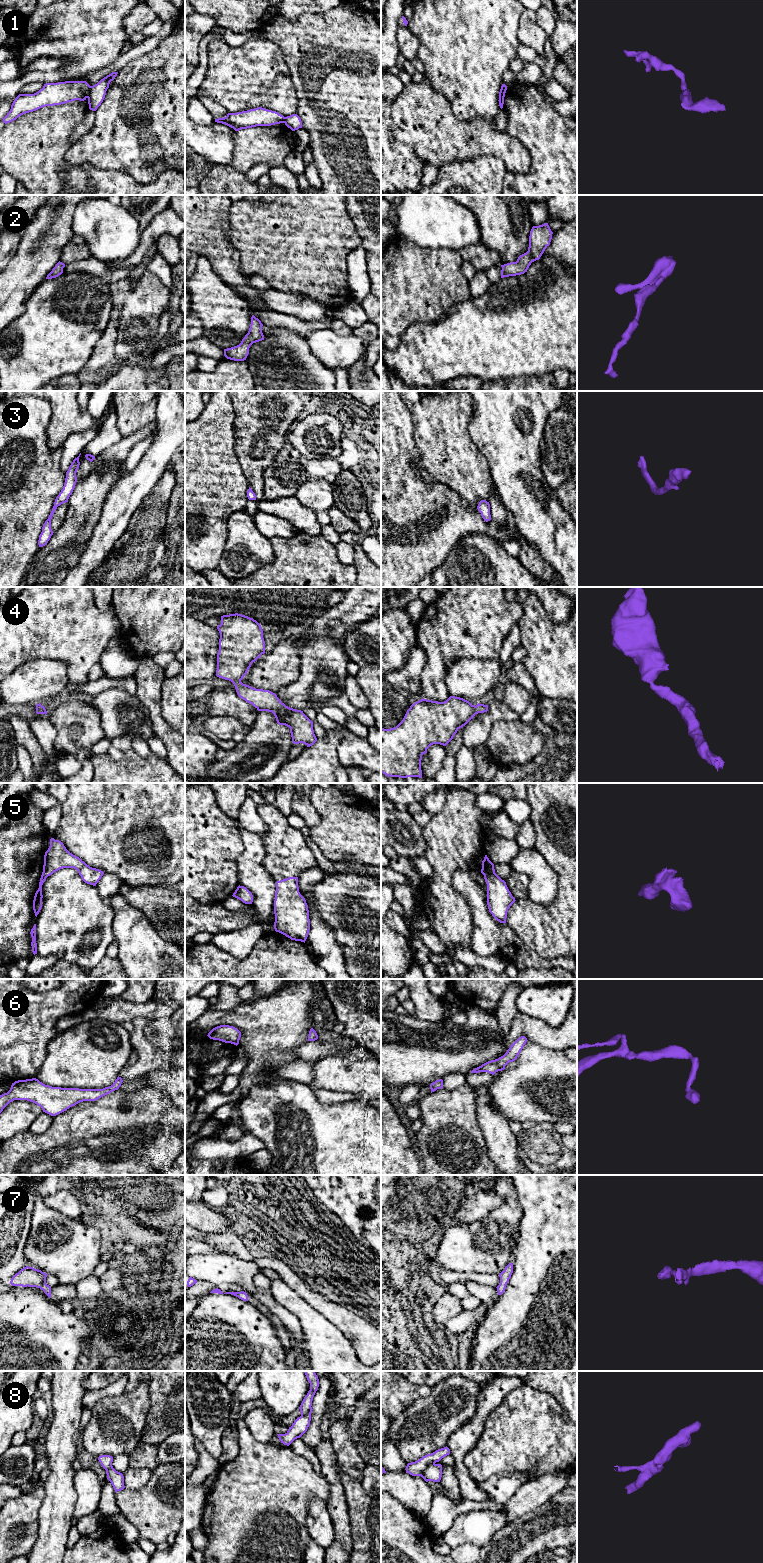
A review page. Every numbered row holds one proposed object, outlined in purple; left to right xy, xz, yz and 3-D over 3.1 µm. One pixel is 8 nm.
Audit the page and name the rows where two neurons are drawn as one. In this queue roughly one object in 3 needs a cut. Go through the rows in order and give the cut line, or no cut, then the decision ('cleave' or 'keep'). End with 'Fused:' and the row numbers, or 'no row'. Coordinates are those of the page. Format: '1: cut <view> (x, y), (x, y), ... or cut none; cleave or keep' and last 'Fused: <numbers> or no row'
1: cut xy (90, 86), (87, 97); cleave
2: cut none; keep
3: cut none; keep
4: cut none; keep
5: cut none; keep
6: cut none; keep
7: cut none; keep
8: cut yz (434, 1462), (429, 1464), (419, 1475); cleave
Fused: 1, 8

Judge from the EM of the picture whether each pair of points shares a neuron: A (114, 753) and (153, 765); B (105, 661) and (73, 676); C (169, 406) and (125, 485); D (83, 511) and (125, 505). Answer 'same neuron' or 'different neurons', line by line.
A: different neurons
B: different neurons
C: same neuron
D: different neurons

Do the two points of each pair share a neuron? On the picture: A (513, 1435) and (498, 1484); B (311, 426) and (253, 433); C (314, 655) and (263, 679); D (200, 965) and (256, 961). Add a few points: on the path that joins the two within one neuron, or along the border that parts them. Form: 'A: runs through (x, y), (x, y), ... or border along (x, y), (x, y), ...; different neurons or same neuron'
A: border along (525, 1472), (498, 1471), (481, 1481); different neurons
B: border along (288, 434), (286, 440); different neurons
C: border along (300, 639), (298, 641), (299, 675), (290, 684); different neurons
D: runs through (214, 965), (242, 965); same neuron

